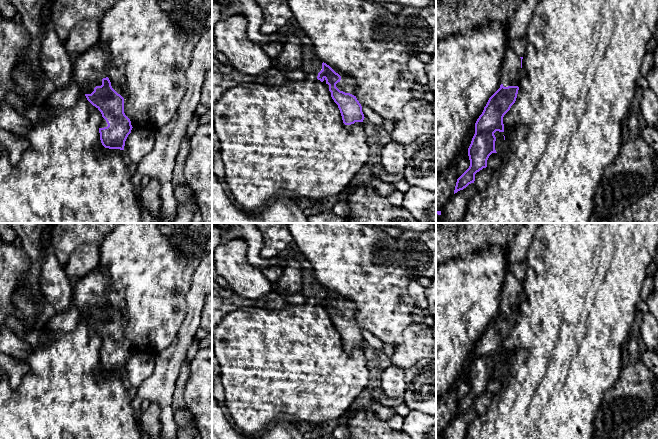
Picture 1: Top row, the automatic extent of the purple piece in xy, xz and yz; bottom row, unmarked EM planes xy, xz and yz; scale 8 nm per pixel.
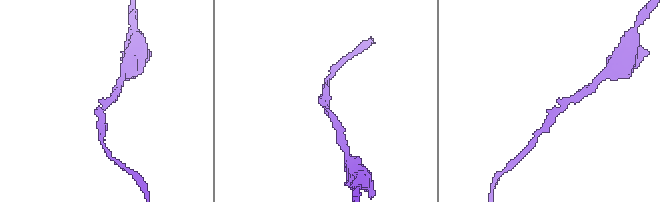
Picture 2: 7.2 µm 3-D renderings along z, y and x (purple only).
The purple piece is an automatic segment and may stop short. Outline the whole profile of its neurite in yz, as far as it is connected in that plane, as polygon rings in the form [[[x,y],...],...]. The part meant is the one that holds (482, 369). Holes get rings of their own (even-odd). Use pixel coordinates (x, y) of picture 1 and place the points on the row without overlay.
[[[509,270],[506,274],[503,287],[502,297],[499,305],[499,313],[489,322],[482,338],[475,347],[475,358],[468,372],[468,380],[470,384],[469,392],[457,403],[454,418],[466,412],[469,408],[474,407],[475,398],[487,391],[487,384],[492,377],[497,377],[495,374],[496,355],[504,356],[503,341],[515,327],[518,314],[519,304],[518,299],[522,292],[523,281],[518,280],[513,272]]]

